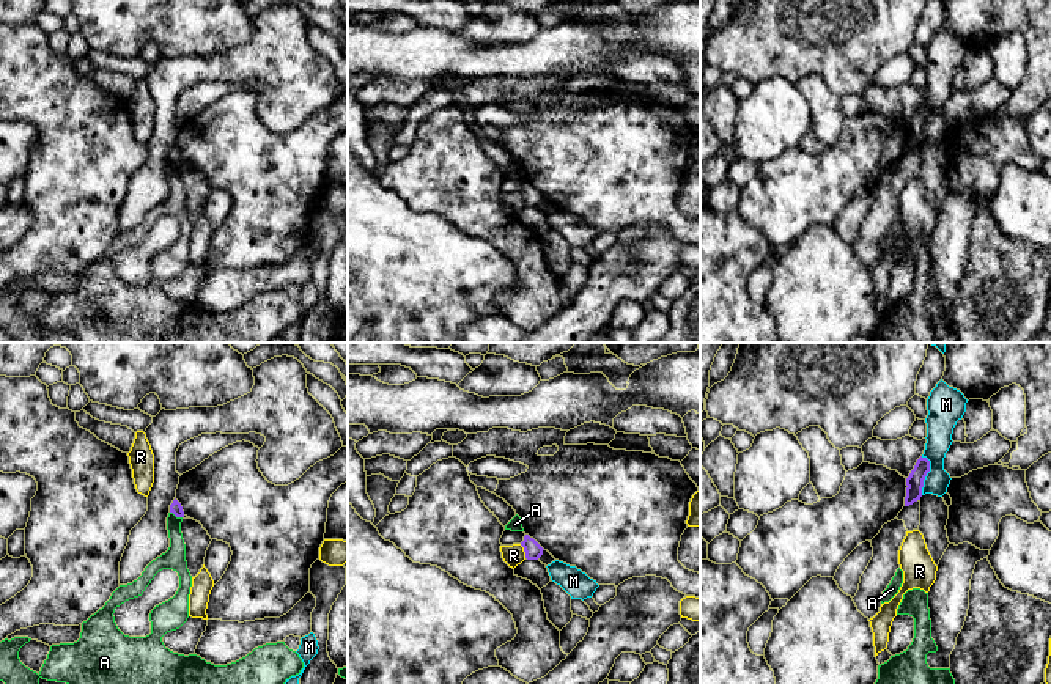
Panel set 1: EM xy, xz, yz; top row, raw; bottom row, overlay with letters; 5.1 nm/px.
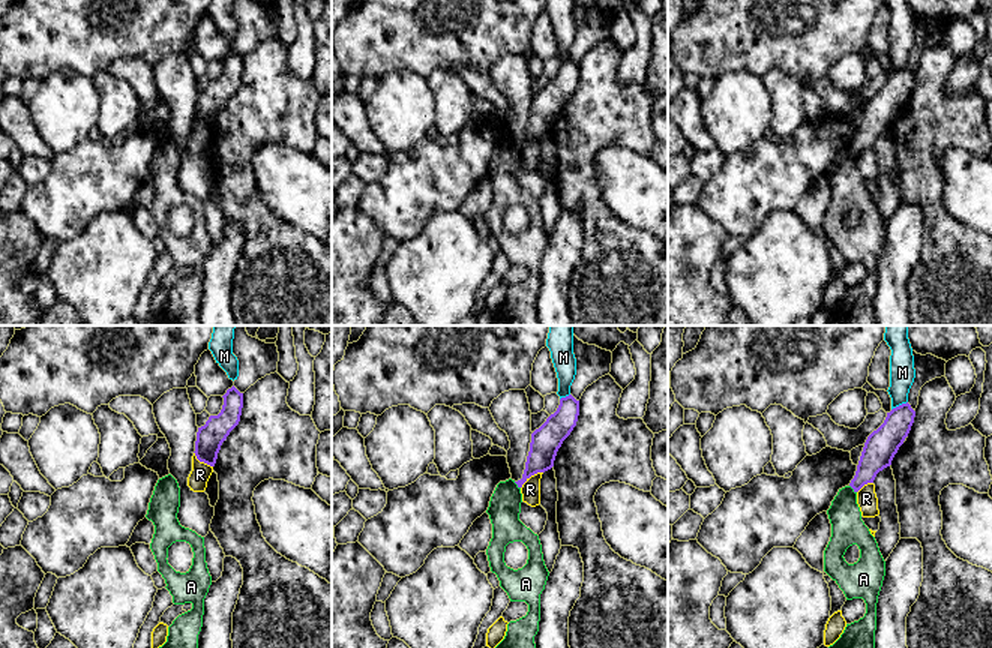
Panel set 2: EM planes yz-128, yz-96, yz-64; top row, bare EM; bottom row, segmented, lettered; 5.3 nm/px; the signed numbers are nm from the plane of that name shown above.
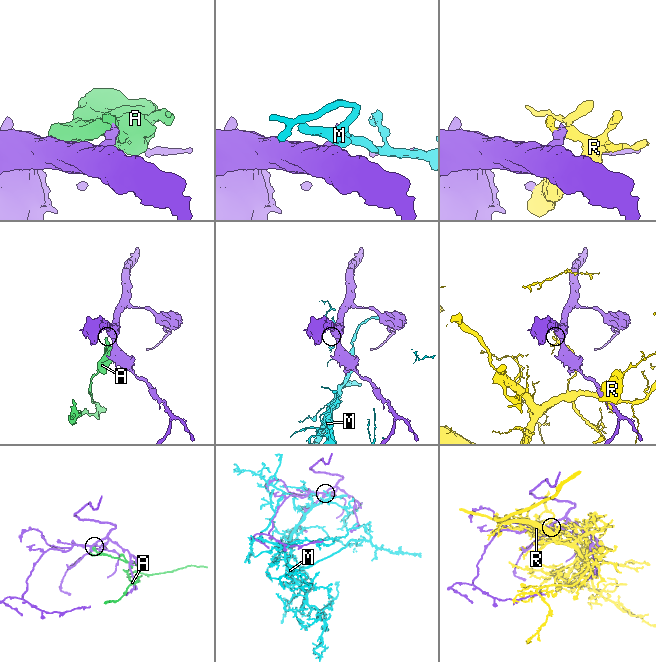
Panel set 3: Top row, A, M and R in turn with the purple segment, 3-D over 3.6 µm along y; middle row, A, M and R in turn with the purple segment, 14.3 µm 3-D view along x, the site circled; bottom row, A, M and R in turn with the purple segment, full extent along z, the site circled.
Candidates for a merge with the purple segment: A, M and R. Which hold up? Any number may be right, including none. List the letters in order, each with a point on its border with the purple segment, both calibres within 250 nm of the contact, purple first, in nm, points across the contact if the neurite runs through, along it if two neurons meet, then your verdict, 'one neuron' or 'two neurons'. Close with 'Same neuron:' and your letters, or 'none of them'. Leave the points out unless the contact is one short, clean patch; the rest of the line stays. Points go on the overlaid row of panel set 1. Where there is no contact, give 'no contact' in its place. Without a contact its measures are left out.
A: meets purple in xy at (177, 516); 60 nm thick on the purple side, 110 nm on the other; border along xy (170, 511), (181, 518); two neurons
M: meets purple in yz at (925, 475); 90 nm thick on the purple side, 140 nm on the other; border along yz (925, 456), (929, 472), (921, 494); two neurons
R: meets purple in xz at (524, 551); 90 nm thick on the purple side, 110 nm on the other; two neurons
Same neuron: none of them

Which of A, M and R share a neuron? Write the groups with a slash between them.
A / M / R

